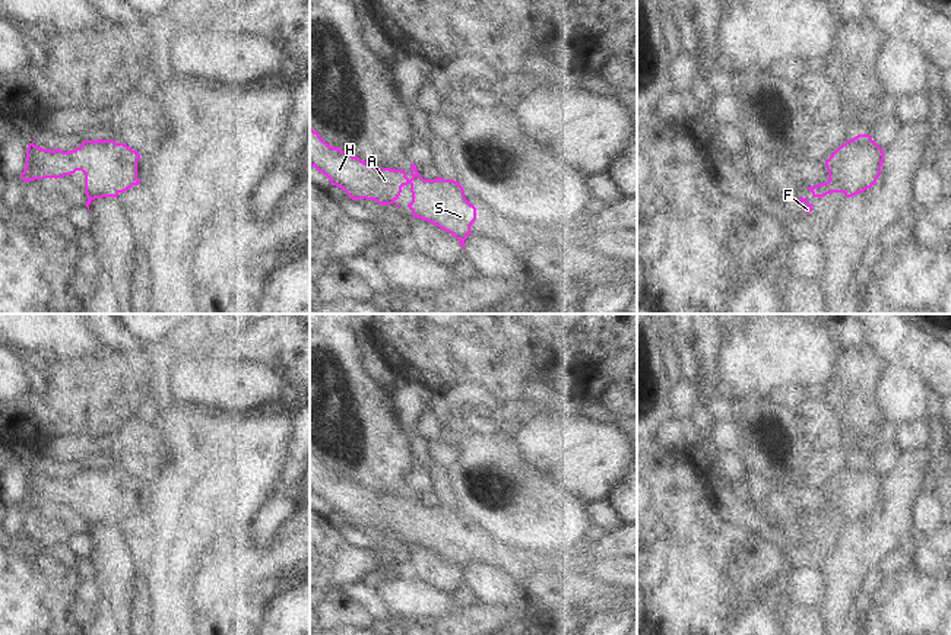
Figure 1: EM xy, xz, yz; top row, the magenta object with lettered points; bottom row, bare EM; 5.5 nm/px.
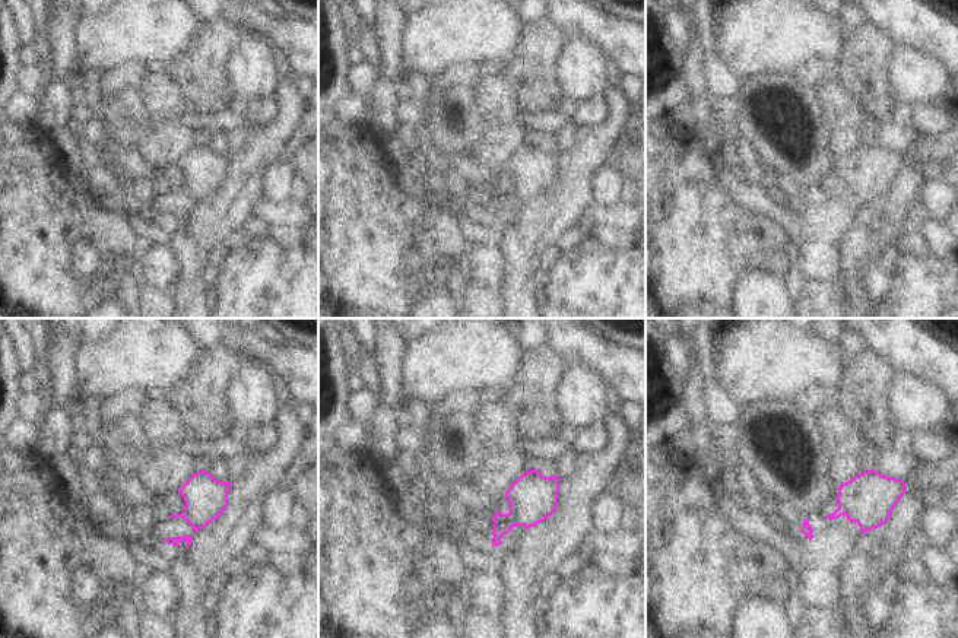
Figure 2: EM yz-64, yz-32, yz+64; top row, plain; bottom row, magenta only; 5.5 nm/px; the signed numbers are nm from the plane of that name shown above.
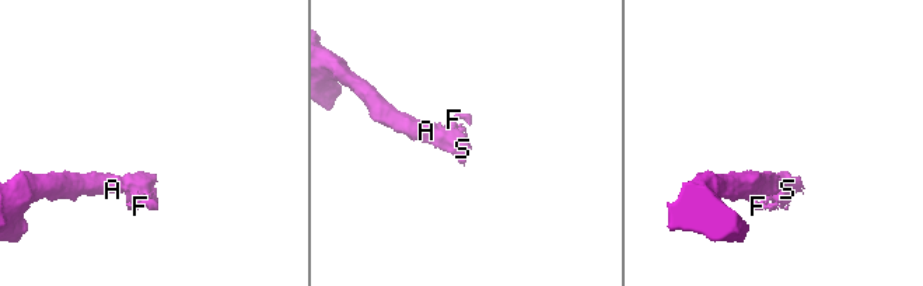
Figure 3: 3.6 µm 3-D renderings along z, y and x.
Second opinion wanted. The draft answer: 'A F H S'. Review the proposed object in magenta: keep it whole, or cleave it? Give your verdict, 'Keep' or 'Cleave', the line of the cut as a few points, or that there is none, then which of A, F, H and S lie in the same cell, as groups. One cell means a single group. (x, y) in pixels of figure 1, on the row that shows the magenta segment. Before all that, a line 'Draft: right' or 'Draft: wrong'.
Draft: right
Keep. No split. Groups: A F H S

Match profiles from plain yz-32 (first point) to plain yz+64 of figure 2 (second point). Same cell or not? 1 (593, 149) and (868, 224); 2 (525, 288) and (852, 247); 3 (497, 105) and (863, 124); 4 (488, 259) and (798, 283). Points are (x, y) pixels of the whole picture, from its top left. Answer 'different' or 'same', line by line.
1: same
2: same
3: same
4: different

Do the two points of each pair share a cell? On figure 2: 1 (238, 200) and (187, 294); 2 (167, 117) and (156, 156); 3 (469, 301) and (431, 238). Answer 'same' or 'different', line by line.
1: same
2: different
3: different

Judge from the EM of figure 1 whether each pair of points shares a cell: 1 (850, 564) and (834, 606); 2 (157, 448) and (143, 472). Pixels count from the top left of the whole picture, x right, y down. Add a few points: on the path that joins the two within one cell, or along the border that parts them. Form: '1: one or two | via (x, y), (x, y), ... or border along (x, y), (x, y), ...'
1: one | via (845, 574), (842, 596)
2: two | border along (117, 456), (157, 457), (161, 466)

